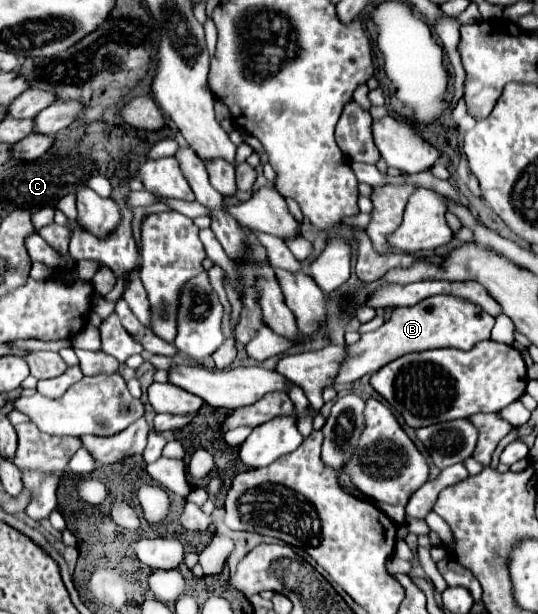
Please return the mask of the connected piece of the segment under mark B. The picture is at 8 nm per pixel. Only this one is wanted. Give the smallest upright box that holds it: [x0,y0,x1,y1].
[335,295,495,383]

